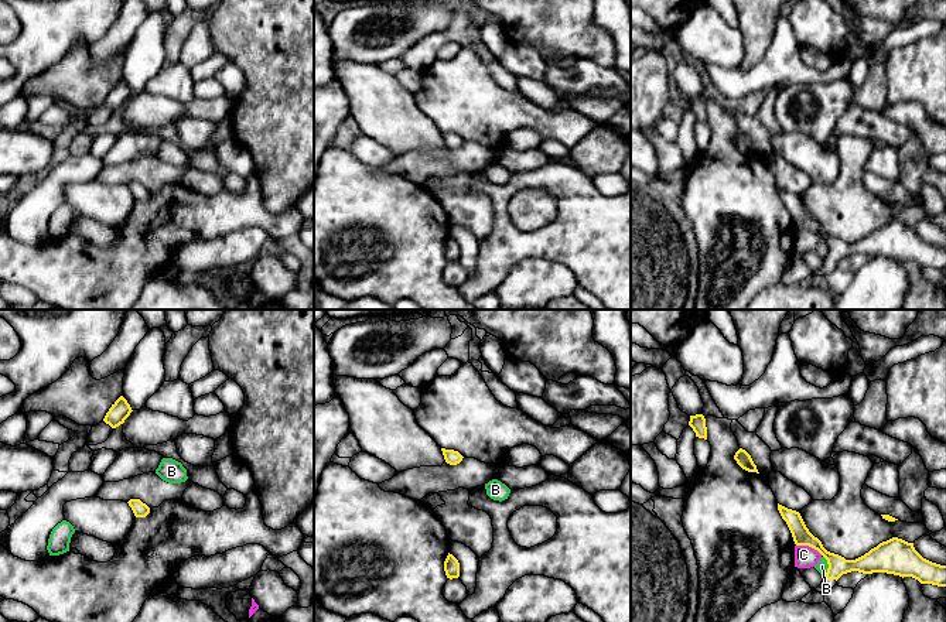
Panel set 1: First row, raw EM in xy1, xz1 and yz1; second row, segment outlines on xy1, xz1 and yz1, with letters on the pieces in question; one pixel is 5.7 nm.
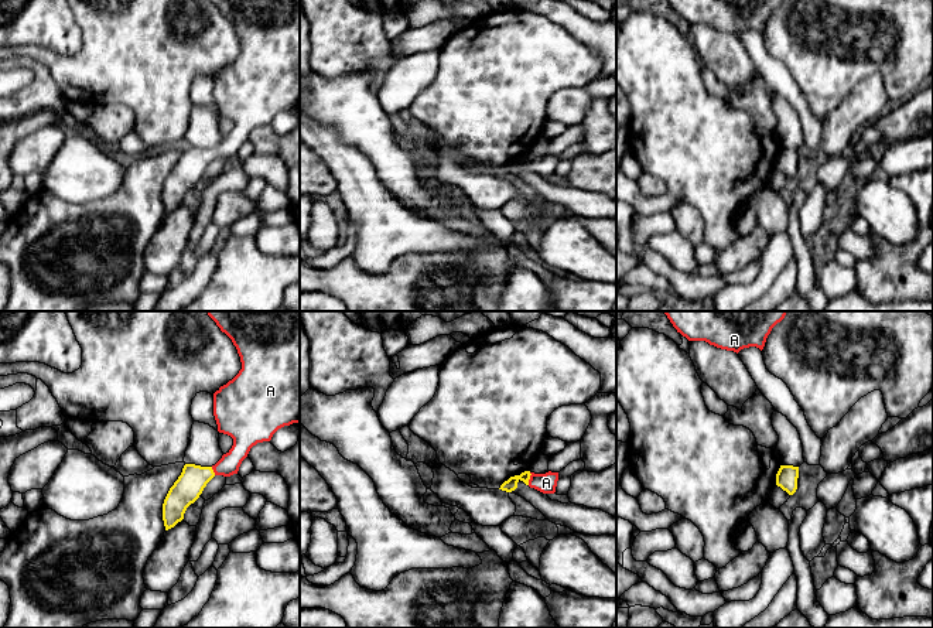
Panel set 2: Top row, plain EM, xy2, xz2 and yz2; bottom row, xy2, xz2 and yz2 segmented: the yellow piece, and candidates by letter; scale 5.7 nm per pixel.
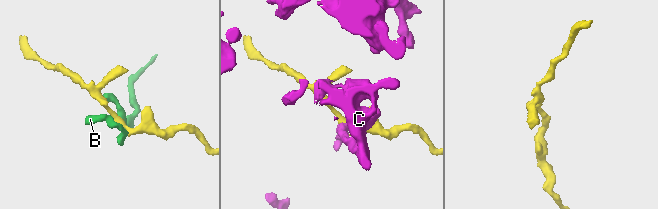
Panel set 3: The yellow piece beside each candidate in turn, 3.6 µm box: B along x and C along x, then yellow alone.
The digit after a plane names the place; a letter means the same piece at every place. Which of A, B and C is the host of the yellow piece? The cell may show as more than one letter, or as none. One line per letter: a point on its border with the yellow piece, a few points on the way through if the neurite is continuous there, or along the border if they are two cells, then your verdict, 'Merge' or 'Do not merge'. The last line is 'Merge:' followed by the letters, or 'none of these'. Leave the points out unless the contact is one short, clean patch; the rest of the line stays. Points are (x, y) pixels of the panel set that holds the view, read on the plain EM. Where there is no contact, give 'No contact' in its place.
A: Touches yellow at xz2 (529, 161). Path across: xz2 (509, 169), (518, 160), (529, 161), (546, 166). Merge
B: Touches yellow at yz1 (829, 249). Boundary: yz1 (823, 239), (827, 248), (825, 257). Do not merge
C: Touches yellow at yz1 (809, 229). Boundary: yz1 (796, 228), (808, 228), (822, 238). Do not merge
Merge: A

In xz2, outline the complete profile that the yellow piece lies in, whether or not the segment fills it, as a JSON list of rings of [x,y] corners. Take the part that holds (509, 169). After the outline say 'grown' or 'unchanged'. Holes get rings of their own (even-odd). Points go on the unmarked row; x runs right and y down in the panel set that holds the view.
[[[524,154],[520,158],[510,160],[500,168],[499,173],[512,175],[517,171],[519,164],[523,164],[530,171],[534,171],[543,177],[554,177],[558,164],[558,156],[548,154],[546,157],[534,157]]]; grown

